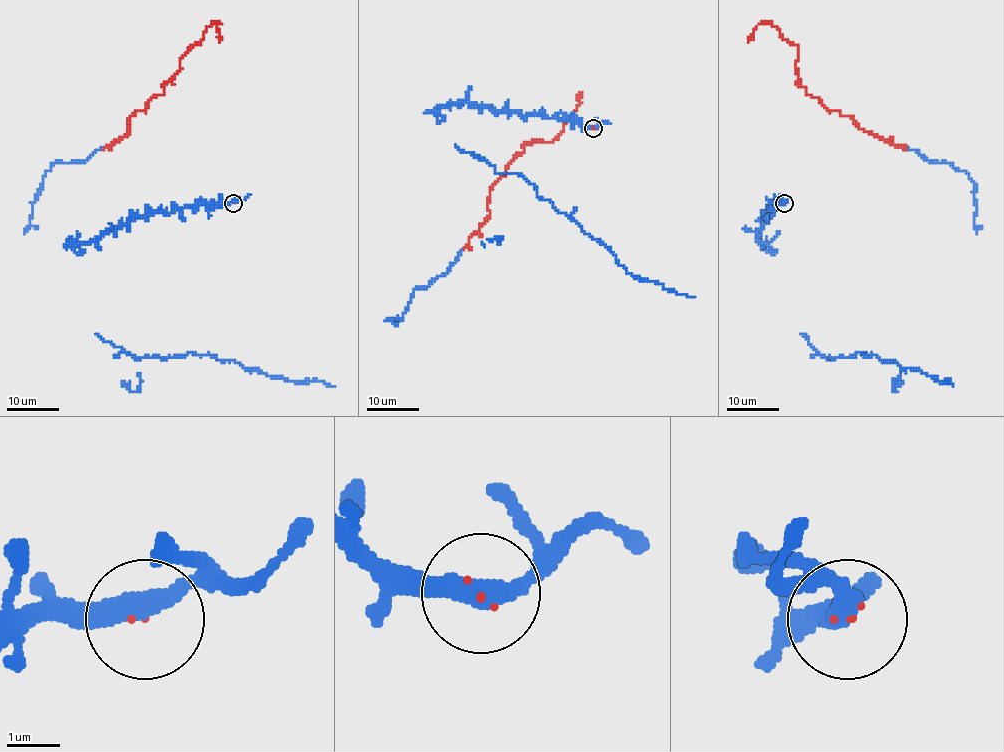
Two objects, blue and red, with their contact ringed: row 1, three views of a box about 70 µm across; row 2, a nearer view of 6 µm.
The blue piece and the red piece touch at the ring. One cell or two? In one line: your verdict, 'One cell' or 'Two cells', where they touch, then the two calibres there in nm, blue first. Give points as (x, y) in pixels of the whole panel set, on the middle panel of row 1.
One cell. Place: (593, 128). Thickness 400 nm (blue) against 50 nm

